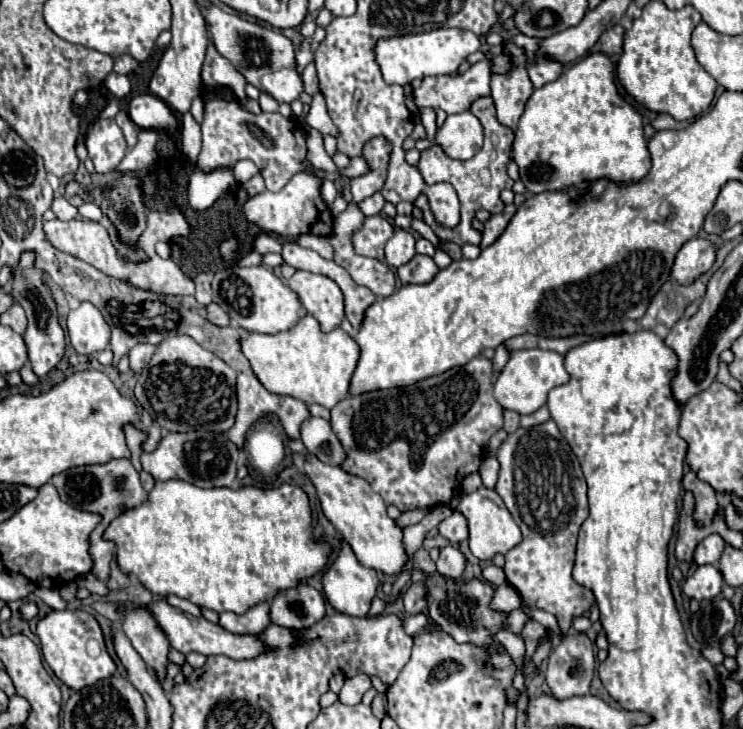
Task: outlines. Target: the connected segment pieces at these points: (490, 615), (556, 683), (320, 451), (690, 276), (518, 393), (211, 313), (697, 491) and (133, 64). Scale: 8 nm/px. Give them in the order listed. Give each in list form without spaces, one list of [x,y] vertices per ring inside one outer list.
[[[439,574],[425,580],[429,586],[429,618],[439,624],[443,632],[449,632],[457,642],[469,642],[473,646],[489,646],[491,650],[499,644],[491,640],[491,634],[503,628],[505,614],[489,612],[489,596],[493,596],[493,586],[483,580],[471,580],[467,584],[447,582]]]
[[[567,634],[549,654],[545,682],[557,700],[589,694],[595,654],[587,634]]]
[[[307,418],[301,424],[301,440],[305,448],[315,454],[321,462],[339,466],[341,460],[345,458],[345,452],[341,448],[341,442],[337,436],[333,436],[333,430],[327,420],[323,418]]]
[[[693,238],[685,242],[673,262],[671,278],[685,286],[693,284],[701,274],[705,274],[715,262],[715,248],[709,244],[709,240]]]
[[[517,350],[511,354],[507,366],[501,370],[495,382],[495,400],[505,408],[517,414],[533,414],[547,402],[547,392],[555,386],[567,384],[569,374],[563,368],[563,356],[553,350]]]
[[[209,304],[207,306],[207,320],[211,324],[217,324],[217,326],[229,326],[229,316],[227,312],[223,312],[217,304]]]
[[[691,470],[683,476],[683,486],[695,496],[695,520],[703,526],[709,524],[713,514],[719,510],[715,500],[715,490],[707,482],[701,482]]]
[[[121,56],[121,58],[115,60],[115,68],[113,68],[113,70],[115,70],[117,74],[129,74],[133,68],[137,68],[137,64],[139,64],[139,62],[133,60],[131,56]]]

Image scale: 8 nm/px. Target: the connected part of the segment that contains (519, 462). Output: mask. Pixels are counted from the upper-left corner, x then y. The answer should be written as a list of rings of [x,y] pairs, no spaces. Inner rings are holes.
[[[553,420],[533,426],[533,428],[519,428],[513,434],[507,436],[507,440],[501,444],[497,452],[497,460],[501,464],[499,480],[495,492],[503,498],[507,510],[511,512],[513,520],[523,532],[523,542],[511,548],[505,554],[505,578],[507,582],[519,592],[525,606],[535,606],[545,612],[555,614],[559,628],[563,634],[567,634],[571,620],[575,616],[581,616],[589,610],[589,606],[595,602],[593,592],[581,584],[577,584],[571,576],[573,564],[575,564],[575,546],[577,546],[577,534],[585,518],[589,516],[587,506],[587,484],[585,476],[581,472],[579,460],[569,448],[567,440],[561,436],[557,424]]]

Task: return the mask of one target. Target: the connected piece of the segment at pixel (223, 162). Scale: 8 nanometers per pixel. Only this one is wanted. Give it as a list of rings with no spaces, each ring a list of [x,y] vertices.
[[[209,88],[203,92],[205,100],[205,118],[201,122],[203,132],[203,148],[197,156],[197,168],[205,174],[219,168],[233,168],[239,160],[251,160],[259,168],[265,178],[267,190],[281,190],[297,172],[305,172],[309,168],[307,160],[307,136],[299,124],[297,138],[297,122],[283,118],[279,112],[273,114],[251,114],[237,100],[219,98],[221,88]]]

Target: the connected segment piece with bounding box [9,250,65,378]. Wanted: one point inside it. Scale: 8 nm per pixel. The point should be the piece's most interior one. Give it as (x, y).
(45, 339)

